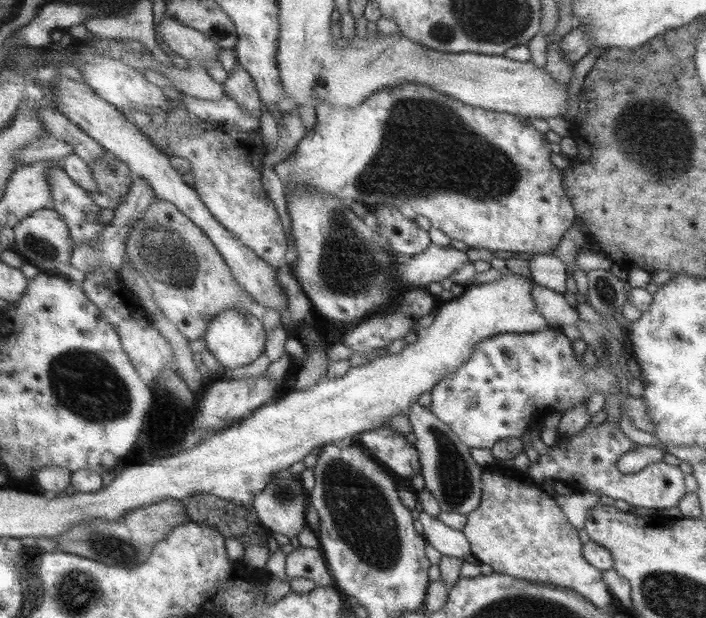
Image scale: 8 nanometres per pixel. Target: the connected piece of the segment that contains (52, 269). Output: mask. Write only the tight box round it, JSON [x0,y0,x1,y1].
[10,207,76,273]

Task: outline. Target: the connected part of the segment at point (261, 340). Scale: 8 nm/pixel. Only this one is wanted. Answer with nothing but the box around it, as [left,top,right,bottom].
[204,308,267,370]

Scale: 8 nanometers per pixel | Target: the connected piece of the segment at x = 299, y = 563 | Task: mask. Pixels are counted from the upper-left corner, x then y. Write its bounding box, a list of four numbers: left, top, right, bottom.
[285,545,336,587]

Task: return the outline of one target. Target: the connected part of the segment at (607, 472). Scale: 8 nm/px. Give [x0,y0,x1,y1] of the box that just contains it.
[527,422,686,508]

